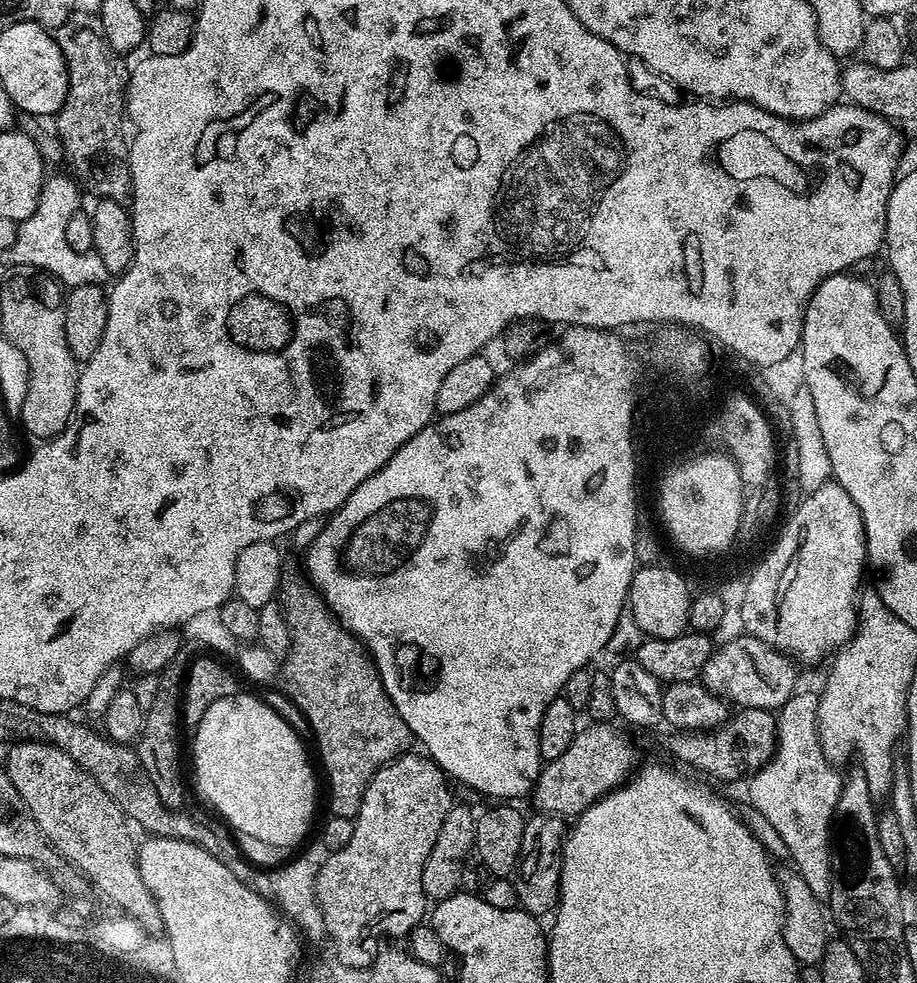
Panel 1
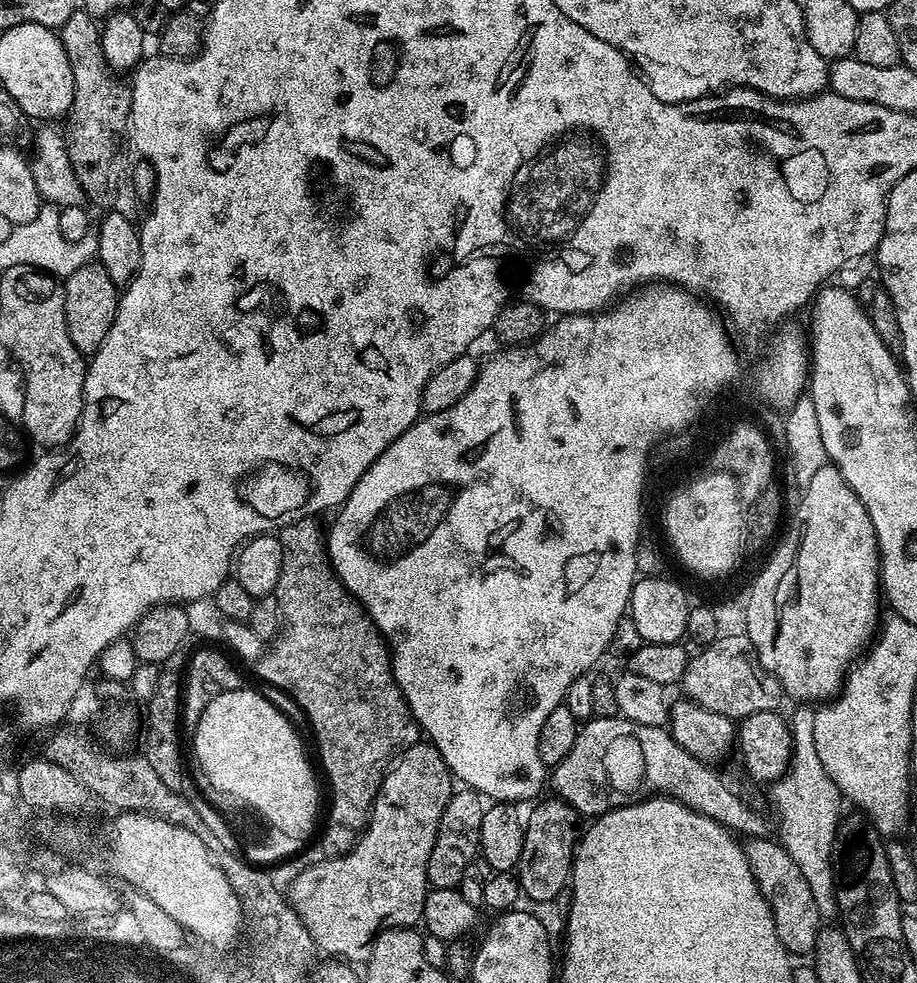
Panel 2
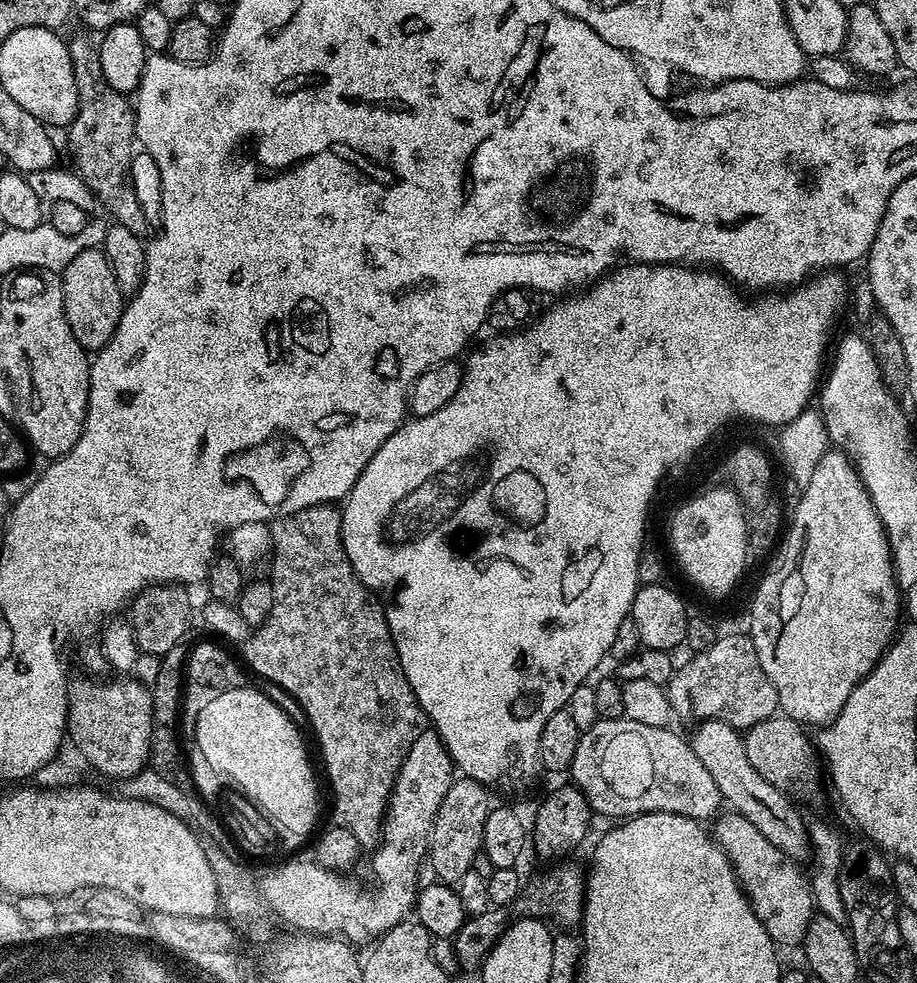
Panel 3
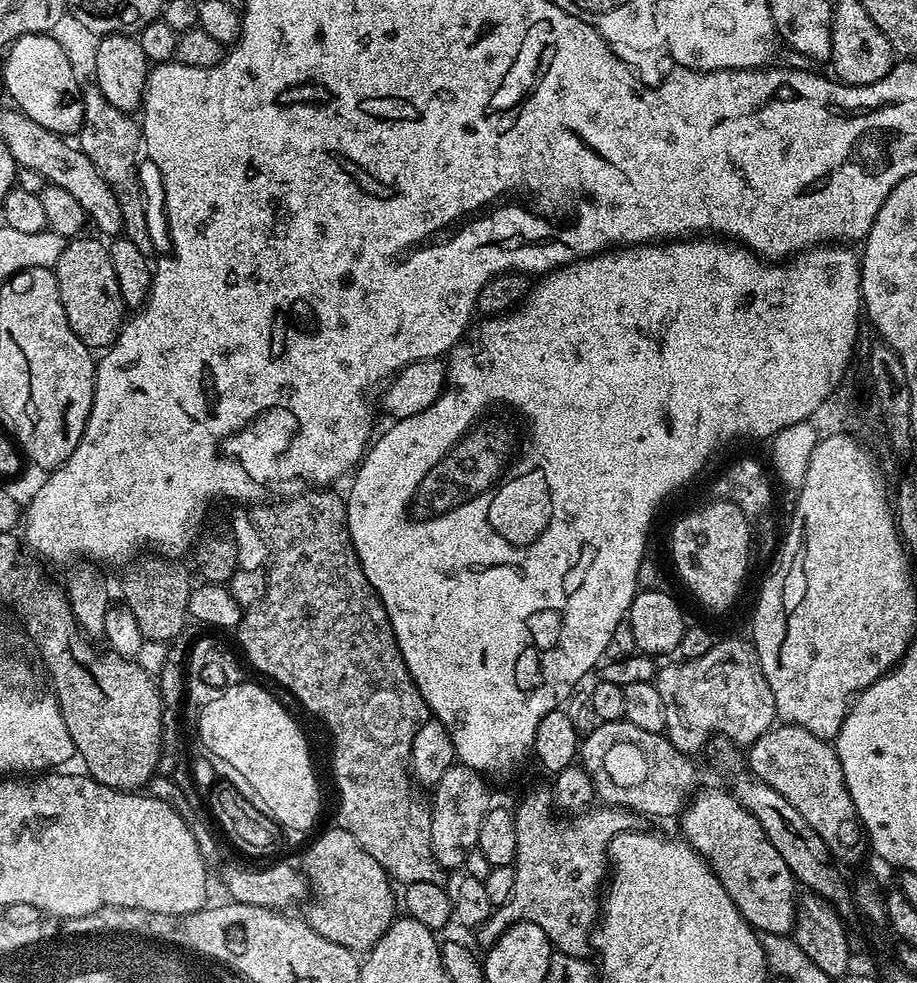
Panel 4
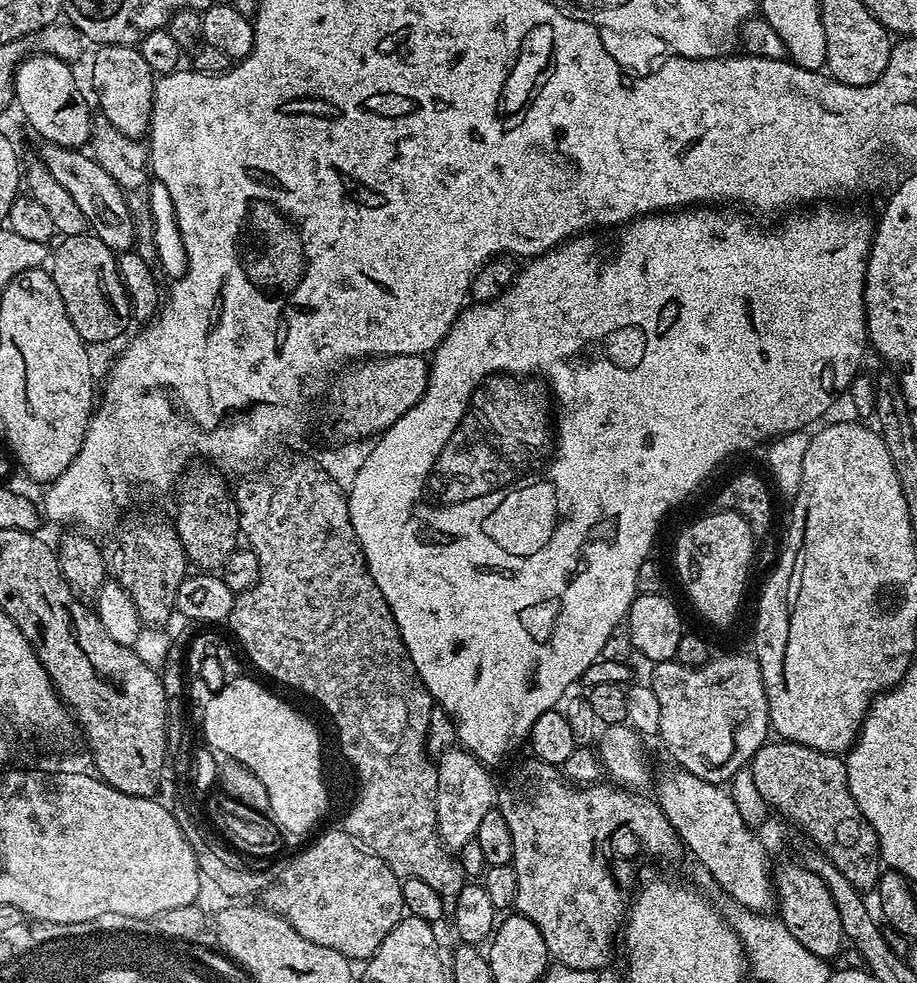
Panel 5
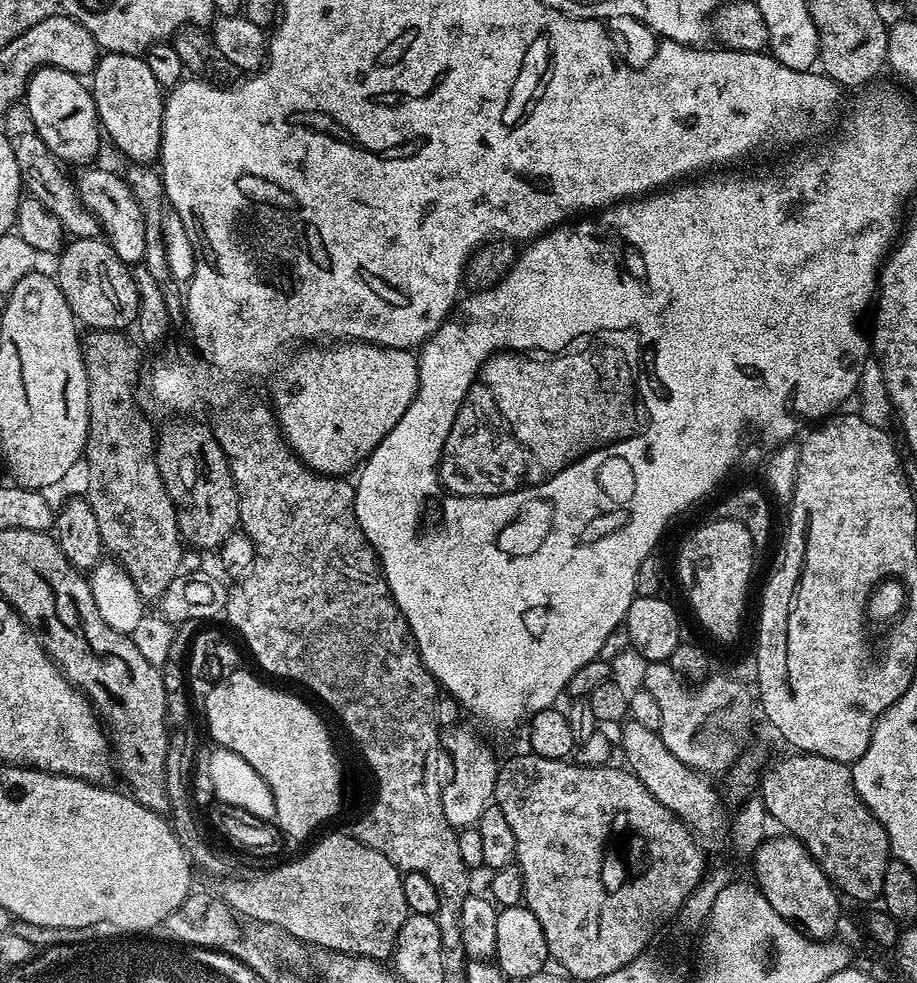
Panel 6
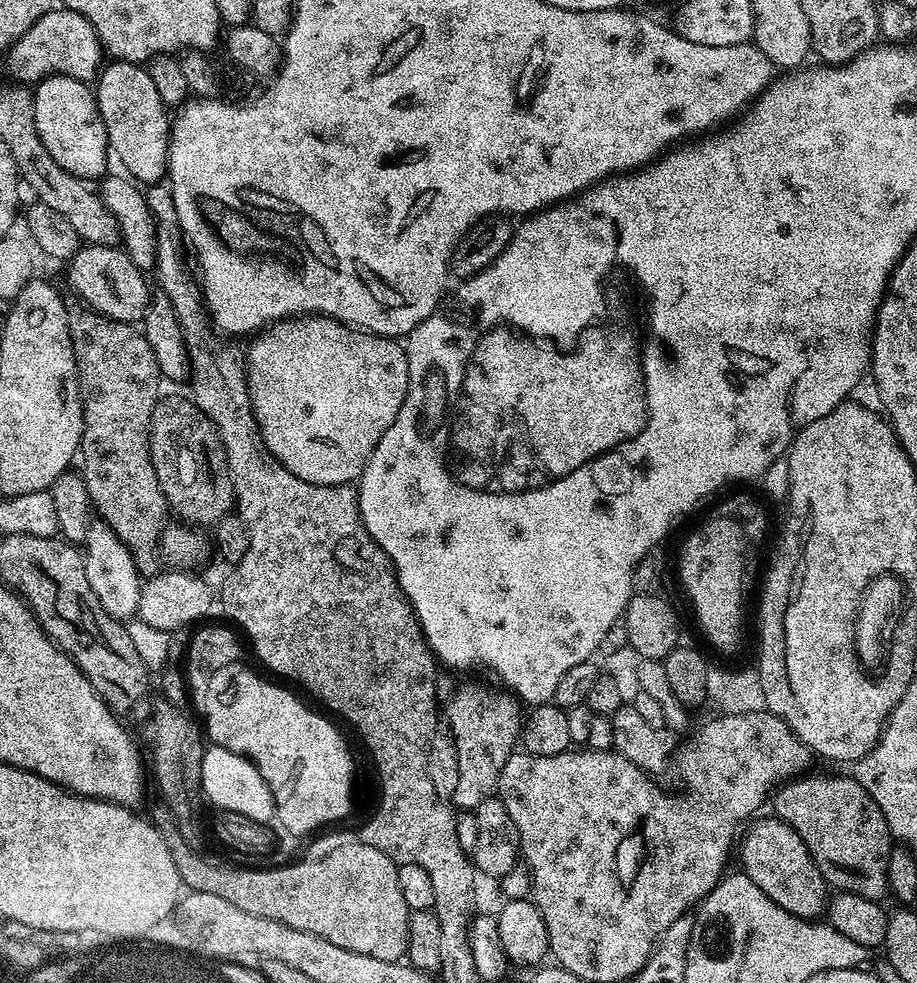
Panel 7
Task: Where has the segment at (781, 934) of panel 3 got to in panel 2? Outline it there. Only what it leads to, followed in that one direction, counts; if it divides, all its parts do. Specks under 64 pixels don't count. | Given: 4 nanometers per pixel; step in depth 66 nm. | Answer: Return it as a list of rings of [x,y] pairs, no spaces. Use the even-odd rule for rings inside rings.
[[[767,837],[751,839],[745,845],[747,860],[750,862],[752,873],[759,884],[760,892],[767,898],[768,905],[771,907],[779,941],[782,942],[789,955],[804,954],[806,956],[811,953],[817,942],[822,919],[810,887],[796,865],[796,861],[792,859],[781,843],[777,841],[774,843],[771,840]]]

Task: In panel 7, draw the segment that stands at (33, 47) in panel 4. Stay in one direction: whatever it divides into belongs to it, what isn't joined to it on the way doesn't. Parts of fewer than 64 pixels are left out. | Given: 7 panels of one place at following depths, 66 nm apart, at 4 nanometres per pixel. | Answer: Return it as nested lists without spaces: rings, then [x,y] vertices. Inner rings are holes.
[[[46,76],[35,85],[32,92],[32,109],[36,132],[42,138],[50,158],[70,174],[81,178],[105,175],[104,167],[110,160],[108,135],[102,114],[96,105],[95,91],[85,81],[69,76]]]

